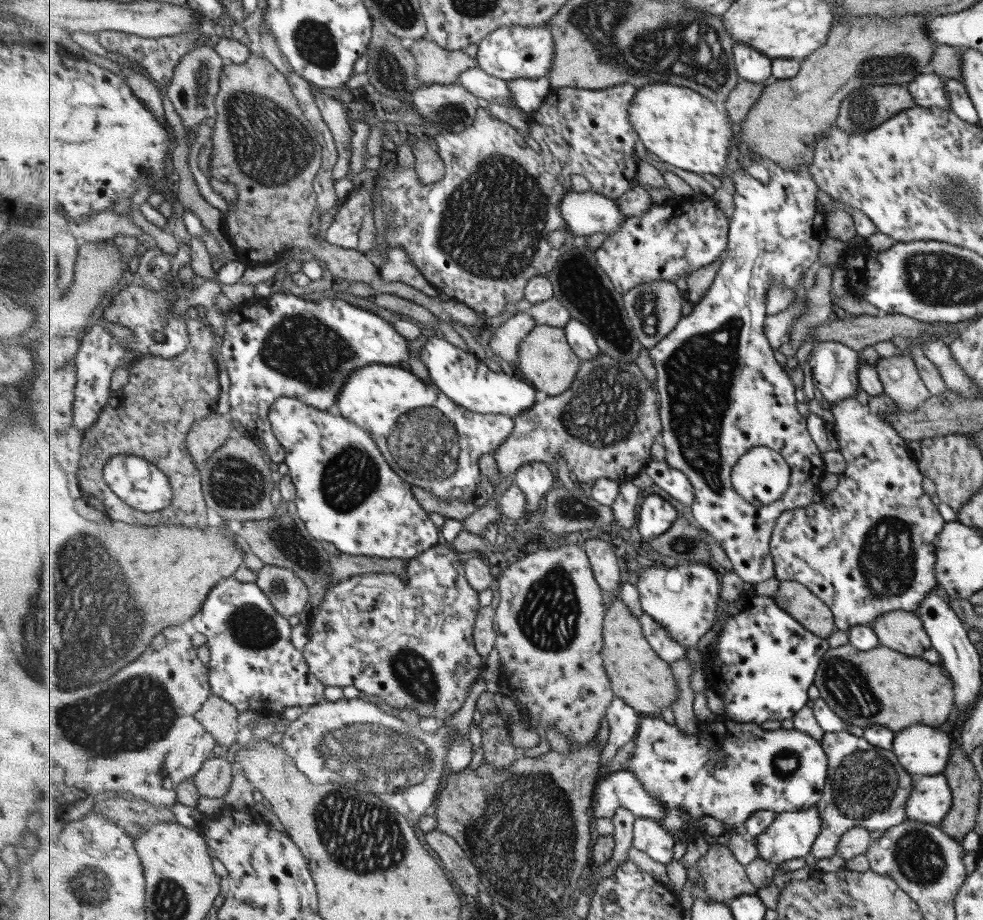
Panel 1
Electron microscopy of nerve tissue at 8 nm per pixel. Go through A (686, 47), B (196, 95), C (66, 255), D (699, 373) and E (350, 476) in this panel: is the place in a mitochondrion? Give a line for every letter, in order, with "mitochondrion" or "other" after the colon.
A: mitochondrion
B: mitochondrion
C: other
D: mitochondrion
E: mitochondrion

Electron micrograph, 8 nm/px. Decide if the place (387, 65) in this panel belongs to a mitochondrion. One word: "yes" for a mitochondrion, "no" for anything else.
yes

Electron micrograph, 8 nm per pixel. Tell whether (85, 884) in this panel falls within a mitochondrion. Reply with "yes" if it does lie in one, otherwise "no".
yes

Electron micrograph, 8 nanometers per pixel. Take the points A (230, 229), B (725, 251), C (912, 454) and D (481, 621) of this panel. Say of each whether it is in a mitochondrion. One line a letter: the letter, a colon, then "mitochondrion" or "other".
A: other
B: other
C: other
D: other

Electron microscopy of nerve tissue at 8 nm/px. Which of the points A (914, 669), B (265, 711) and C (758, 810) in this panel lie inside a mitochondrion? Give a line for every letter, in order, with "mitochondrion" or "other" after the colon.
A: other
B: other
C: other

